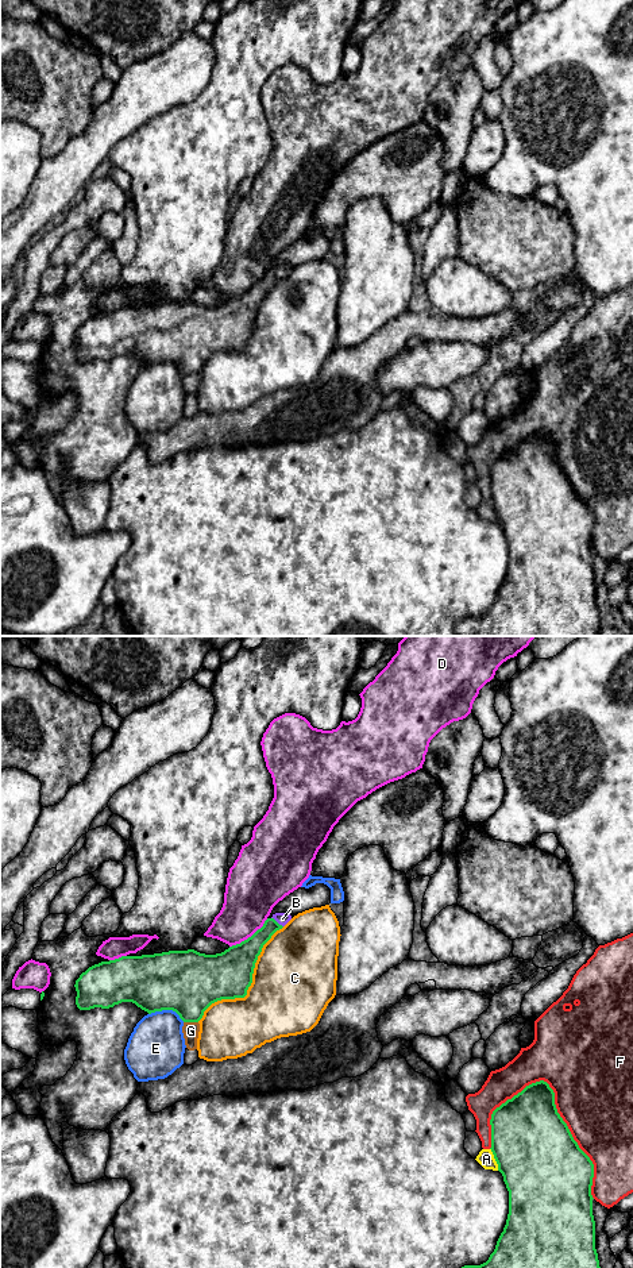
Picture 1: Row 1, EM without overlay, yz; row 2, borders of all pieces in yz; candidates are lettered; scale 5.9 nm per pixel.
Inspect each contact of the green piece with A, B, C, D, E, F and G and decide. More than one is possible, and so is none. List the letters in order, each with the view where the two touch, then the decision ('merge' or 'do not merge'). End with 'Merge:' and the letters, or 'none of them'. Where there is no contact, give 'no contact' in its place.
A: contact in yz; do not merge
B: contact in yz; merge
C: contact in yz; do not merge
D: contact in yz; do not merge
E: contact in yz; do not merge
F: contact in yz; do not merge
G: contact in yz; do not merge
Merge: B

